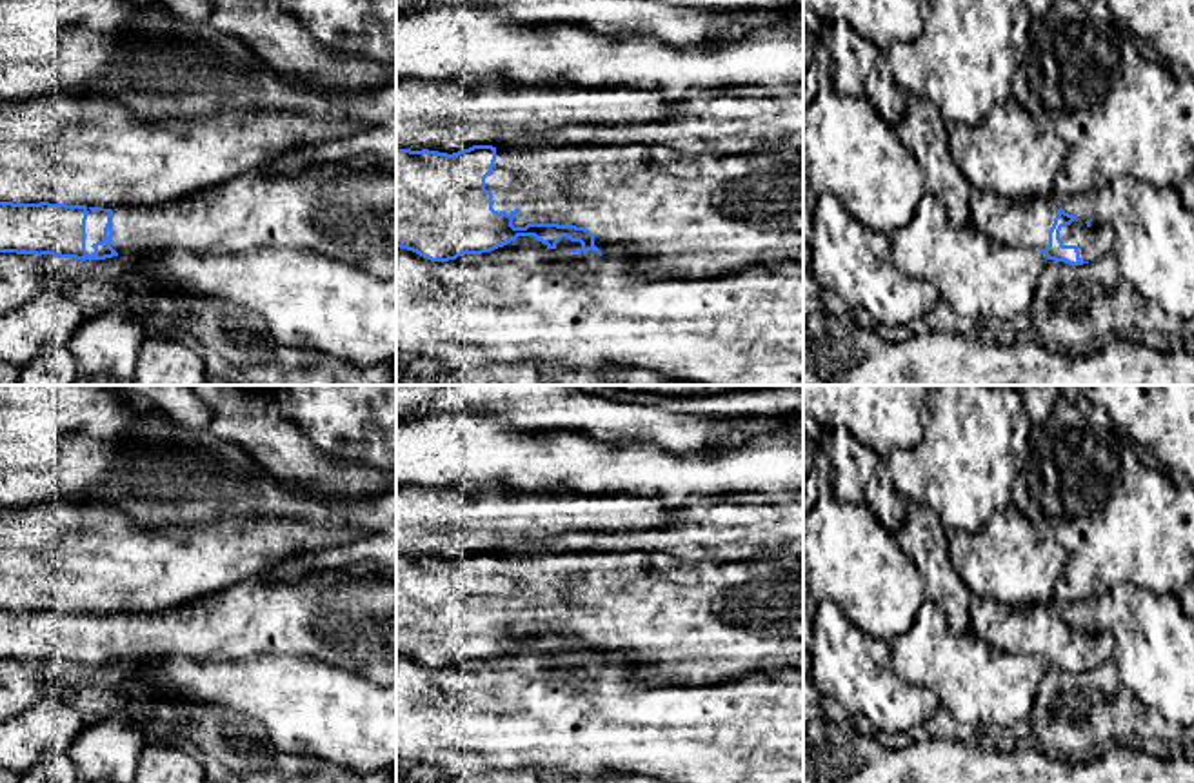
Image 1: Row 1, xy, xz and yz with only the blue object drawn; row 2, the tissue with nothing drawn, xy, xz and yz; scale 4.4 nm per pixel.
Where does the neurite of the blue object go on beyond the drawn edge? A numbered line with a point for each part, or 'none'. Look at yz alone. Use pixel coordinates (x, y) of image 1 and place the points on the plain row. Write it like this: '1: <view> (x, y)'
1: yz (1093, 649)

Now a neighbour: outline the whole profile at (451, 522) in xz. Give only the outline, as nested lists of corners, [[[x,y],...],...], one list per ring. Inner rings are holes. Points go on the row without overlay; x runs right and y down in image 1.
[[[512,487],[396,489],[396,556],[458,560],[473,552],[503,554],[520,543],[540,543],[574,530],[625,532],[667,527],[680,509],[654,496],[574,492],[569,487],[523,492]]]

